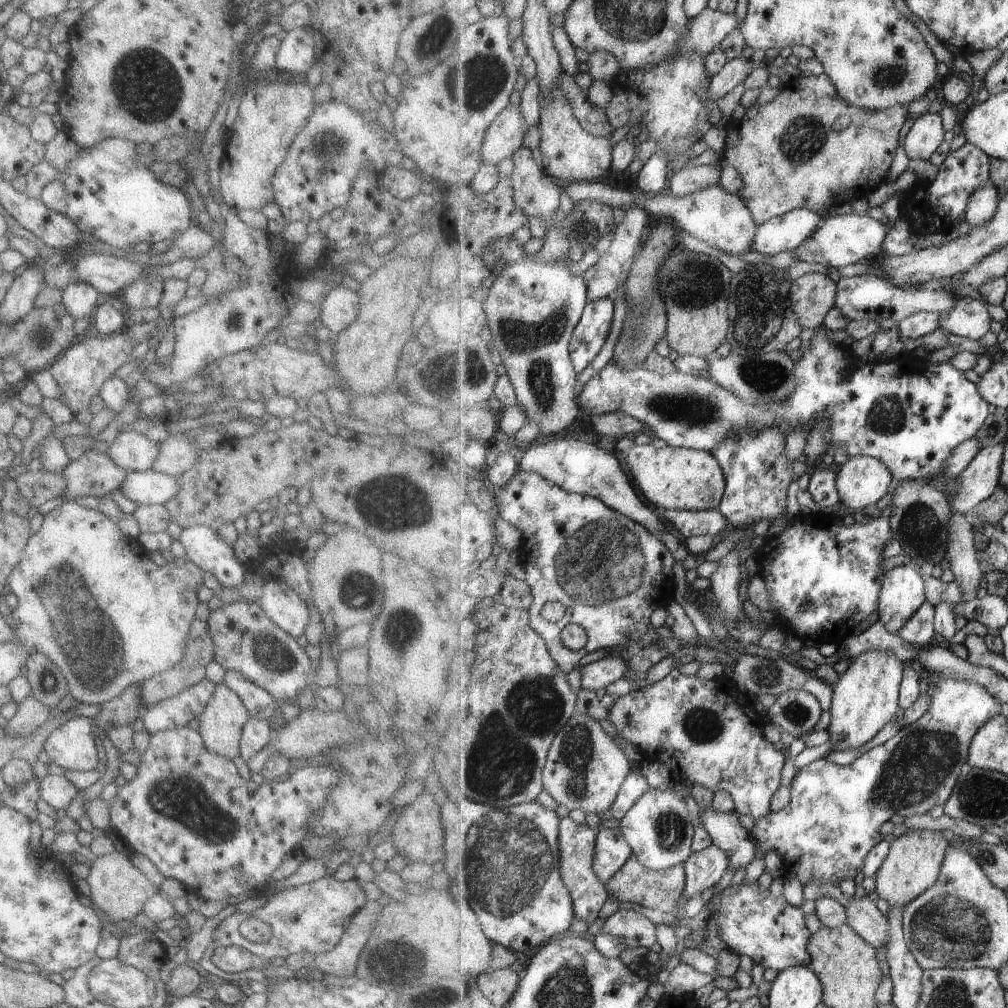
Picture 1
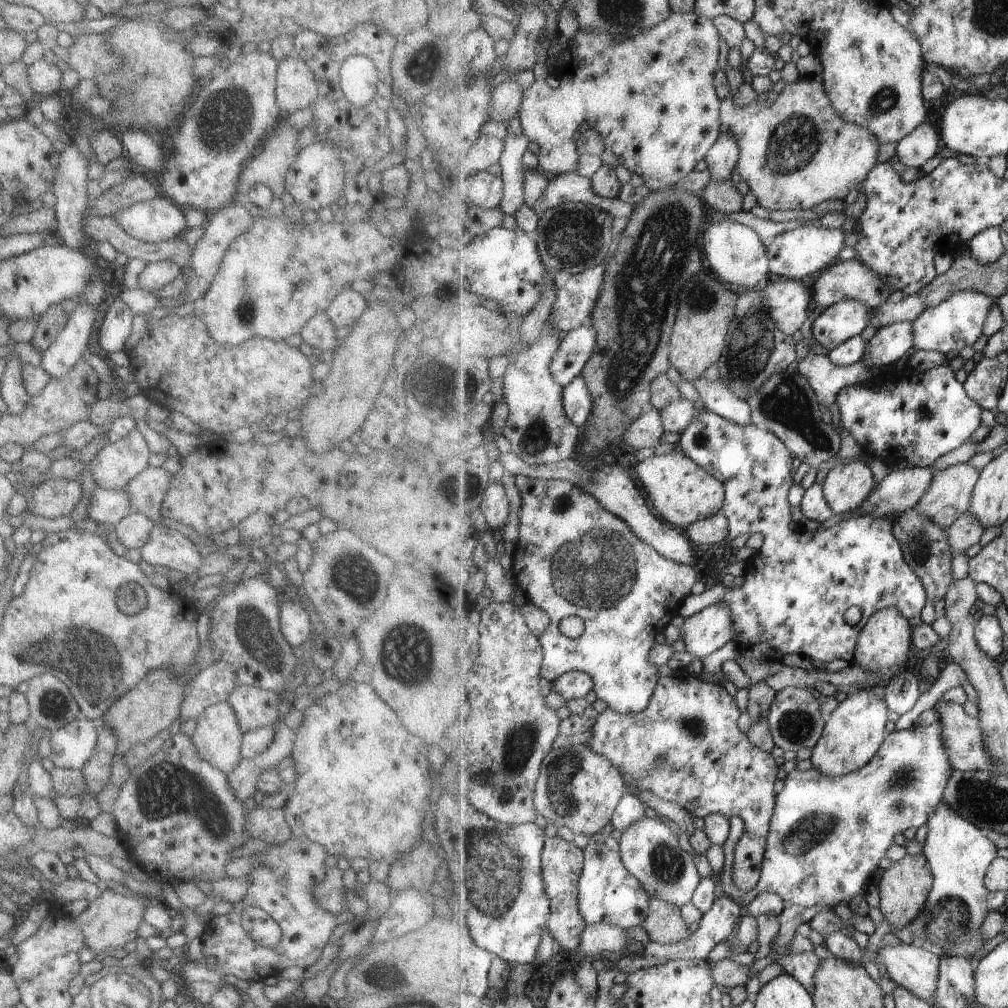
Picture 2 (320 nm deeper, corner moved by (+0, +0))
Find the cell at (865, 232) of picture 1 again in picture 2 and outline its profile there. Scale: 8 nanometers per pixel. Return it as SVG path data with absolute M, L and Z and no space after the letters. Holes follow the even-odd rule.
M810 221L792 231L776 236L767 246L768 257L771 262L771 278L786 276L788 279L801 281L803 276L811 276L823 272L839 262L839 252L845 246L845 234L840 228L829 229L821 226L817 221Z

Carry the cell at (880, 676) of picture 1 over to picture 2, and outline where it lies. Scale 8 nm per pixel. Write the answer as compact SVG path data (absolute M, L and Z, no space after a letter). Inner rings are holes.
M872 688L847 695L847 698L831 713L824 728L824 735L811 750L809 758L812 766L821 770L826 777L839 778L861 770L871 762L889 734L887 726L889 707L885 698L881 699Z

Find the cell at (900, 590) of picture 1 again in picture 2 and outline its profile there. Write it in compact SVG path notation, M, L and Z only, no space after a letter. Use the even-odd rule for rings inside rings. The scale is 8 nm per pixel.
M889 607L876 612L860 632L860 640L856 643L852 664L862 668L865 672L875 672L875 674L889 670L893 666L907 664L911 656L911 647L913 647L912 628L910 620L903 616L897 607Z

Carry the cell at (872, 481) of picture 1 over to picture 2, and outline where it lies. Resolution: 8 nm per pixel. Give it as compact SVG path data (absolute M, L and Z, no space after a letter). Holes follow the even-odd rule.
M865 462L838 463L827 472L824 495L834 514L861 508L876 486L873 472Z

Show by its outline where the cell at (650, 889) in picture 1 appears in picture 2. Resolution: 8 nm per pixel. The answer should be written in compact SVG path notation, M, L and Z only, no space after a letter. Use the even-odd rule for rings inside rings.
M651 897L648 918L642 928L647 932L650 941L662 945L677 944L687 940L693 933L683 920L679 907L657 897Z

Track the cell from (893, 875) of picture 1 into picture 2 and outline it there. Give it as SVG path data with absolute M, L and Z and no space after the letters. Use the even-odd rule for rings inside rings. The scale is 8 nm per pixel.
M922 852L908 855L885 870L879 883L879 909L888 924L897 930L907 928L924 910L934 887L934 876L927 857Z

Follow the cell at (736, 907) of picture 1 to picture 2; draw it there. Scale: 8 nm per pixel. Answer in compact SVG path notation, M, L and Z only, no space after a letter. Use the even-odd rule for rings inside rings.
M815 952L783 954L778 960L785 973L794 976L809 990L815 990L815 975L820 967L820 957Z

